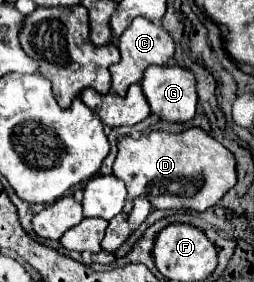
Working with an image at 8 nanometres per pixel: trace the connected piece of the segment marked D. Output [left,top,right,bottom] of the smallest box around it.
[114,126,238,214]

